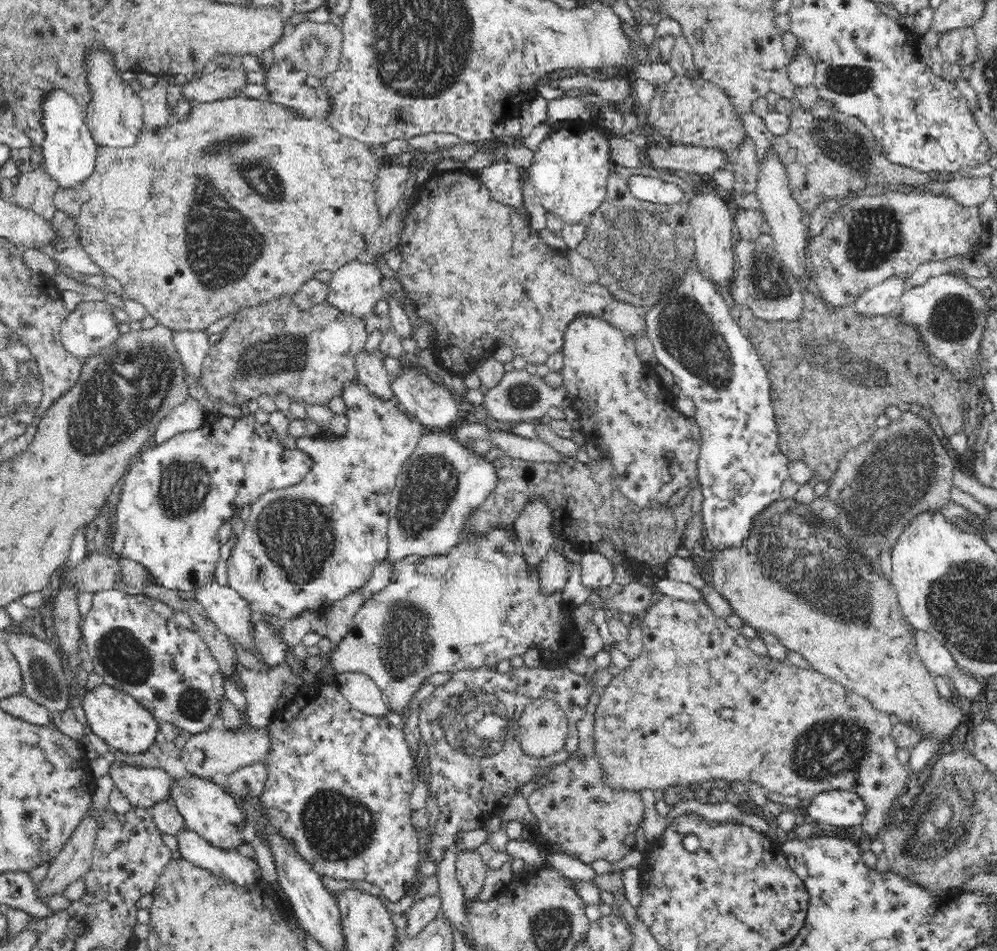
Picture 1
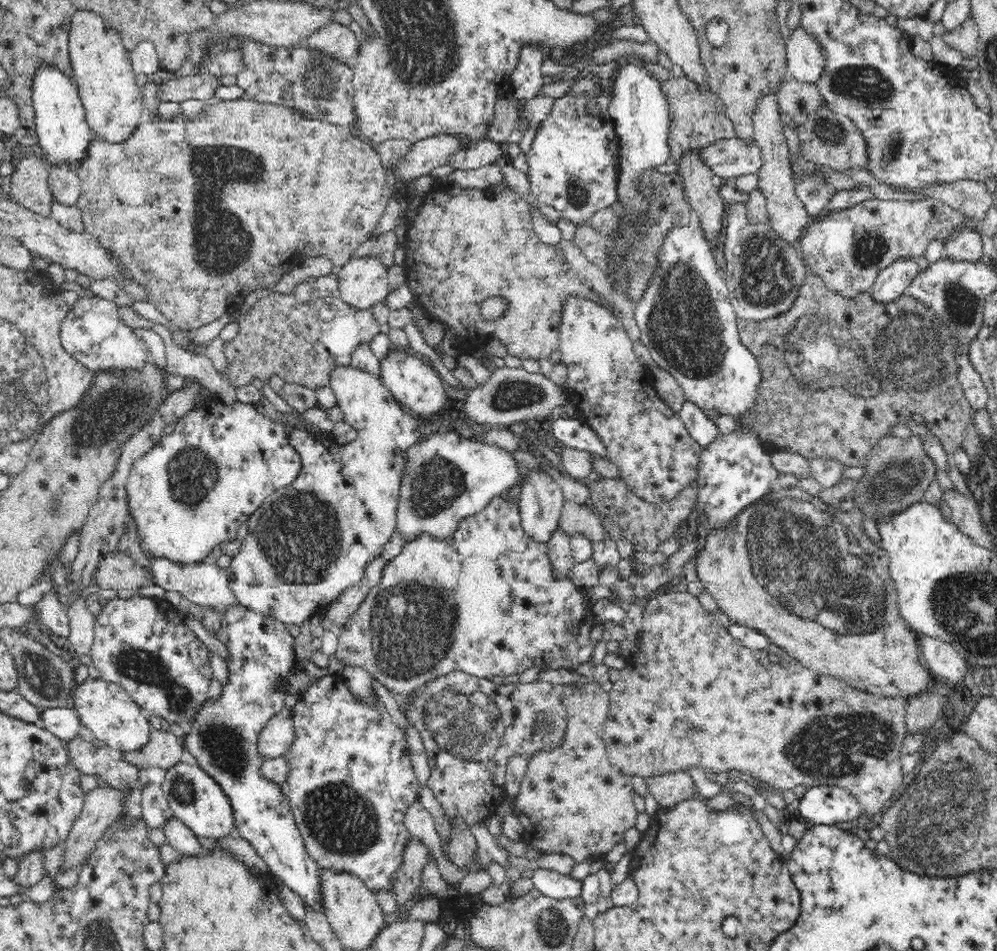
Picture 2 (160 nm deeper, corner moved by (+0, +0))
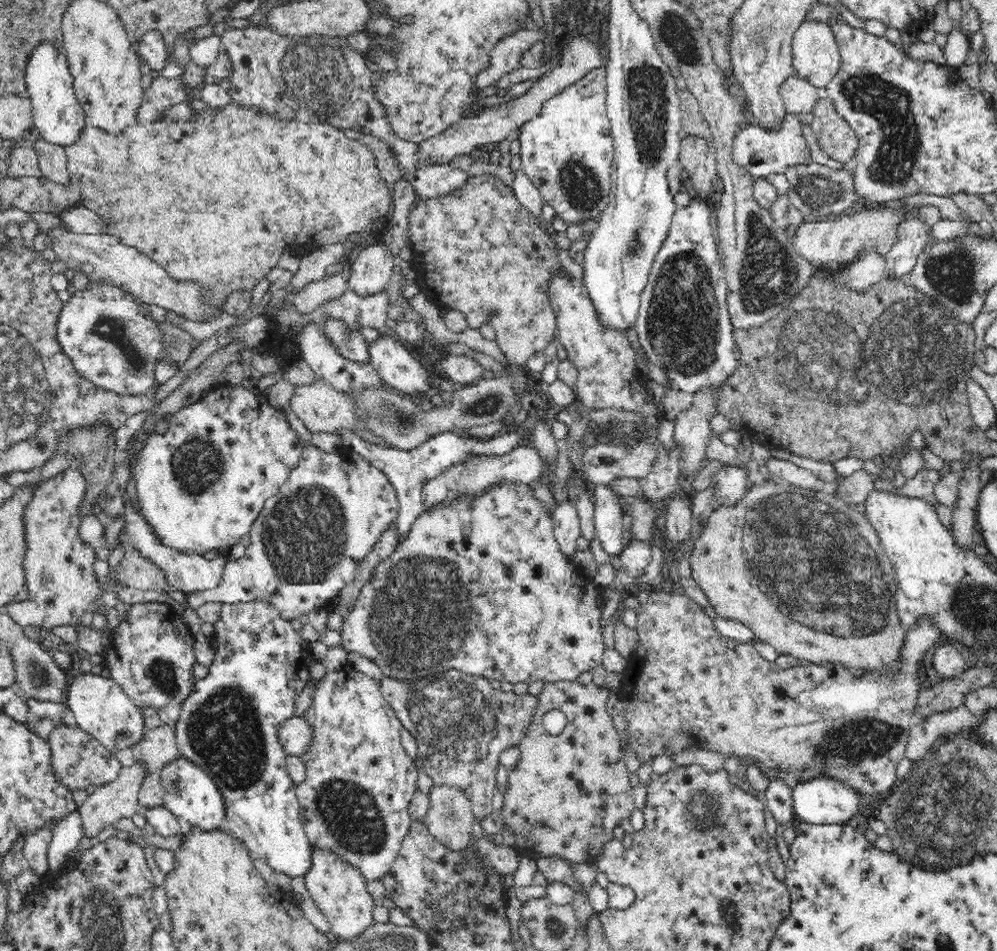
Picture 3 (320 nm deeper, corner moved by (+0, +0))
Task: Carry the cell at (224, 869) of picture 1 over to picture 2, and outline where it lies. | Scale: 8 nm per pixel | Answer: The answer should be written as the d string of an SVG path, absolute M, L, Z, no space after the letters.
M174 817L163 828L163 831L167 836L167 842L170 846L173 846L184 857L211 856L211 852L200 844L198 835L178 817Z

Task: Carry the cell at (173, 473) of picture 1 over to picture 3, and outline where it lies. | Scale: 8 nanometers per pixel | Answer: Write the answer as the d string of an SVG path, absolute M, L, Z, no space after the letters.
M223 385L218 386L211 393L208 393L200 402L195 402L192 406L186 406L180 414L173 416L169 420L169 430L164 434L156 434L149 438L145 447L139 454L135 464L134 482L136 482L136 496L138 497L138 513L144 517L144 522L148 523L150 530L160 544L174 549L178 553L186 555L203 555L210 550L217 550L222 546L231 546L240 542L244 534L248 534L252 523L256 520L258 513L264 508L267 498L278 494L283 484L288 480L292 470L296 468L300 458L303 442L296 433L290 428L283 412L275 410L269 403L263 404L260 397L253 392L245 390L240 386Z

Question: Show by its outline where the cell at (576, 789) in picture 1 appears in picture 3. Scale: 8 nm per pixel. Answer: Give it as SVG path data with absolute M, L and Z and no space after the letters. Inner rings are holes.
M566 680L550 681L543 686L535 710L534 726L519 746L522 762L508 776L509 787L504 794L503 811L489 816L489 821L483 824L486 832L494 834L511 829L515 834L514 849L521 853L542 852L546 857L567 858L578 863L592 862L601 856L604 845L614 839L612 832L620 826L623 818L630 818L636 808L630 773L624 763L625 752L612 717L608 715L607 701L608 690L594 683L584 686L577 680ZM556 709L566 714L567 723L562 734L552 737L544 732L541 720L549 710Z

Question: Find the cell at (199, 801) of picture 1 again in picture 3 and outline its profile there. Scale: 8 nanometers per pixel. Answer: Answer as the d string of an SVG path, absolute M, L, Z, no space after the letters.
M250 601L247 603L228 604L221 603L221 616L219 622L215 625L216 636L216 660L209 668L210 673L206 678L200 680L198 692L194 696L187 698L183 702L181 708L180 719L176 723L175 737L181 758L176 761L169 762L161 768L161 785L163 794L163 806L168 809L176 818L182 822L186 830L198 829L205 833L213 830L222 829L227 826L239 841L242 841L251 854L251 858L266 862L272 870L277 873L282 872L290 878L306 877L313 865L313 850L308 845L308 839L304 832L304 825L300 820L300 813L296 795L294 792L295 784L288 777L288 773L284 771L285 755L281 753L280 746L276 740L276 726L280 726L280 722L284 722L286 718L293 716L292 702L296 698L296 694L302 691L312 681L310 674L310 660L307 655L306 643L301 638L301 634L296 632L290 622L283 620L278 612L271 606L266 606L262 601Z

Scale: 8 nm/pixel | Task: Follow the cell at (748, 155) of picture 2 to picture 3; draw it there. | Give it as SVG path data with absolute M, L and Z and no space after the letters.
M787 116L784 130L780 134L766 134L756 123L739 129L731 143L730 157L733 164L746 170L753 178L765 178L770 174L783 174L795 163L812 164L808 162L808 147L803 137L800 121L802 116Z

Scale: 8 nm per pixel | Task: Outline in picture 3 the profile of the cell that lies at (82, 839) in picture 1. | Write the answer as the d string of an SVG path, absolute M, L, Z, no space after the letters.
M140 763L124 767L115 781L98 786L92 794L87 796L77 808L82 837L96 838L106 826L116 824L120 818L131 818L137 812L138 793L146 775L143 771L144 768Z

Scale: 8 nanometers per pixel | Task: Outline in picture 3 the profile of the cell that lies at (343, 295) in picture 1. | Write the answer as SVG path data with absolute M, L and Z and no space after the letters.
M377 243L359 249L348 266L348 291L362 298L384 293L393 274L394 262L390 250Z

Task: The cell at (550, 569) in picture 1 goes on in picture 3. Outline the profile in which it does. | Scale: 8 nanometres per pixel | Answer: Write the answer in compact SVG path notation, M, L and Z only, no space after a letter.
M570 500L558 505L551 516L553 537L558 543L558 551L573 561L576 554L576 540L580 538L580 523L575 505Z

